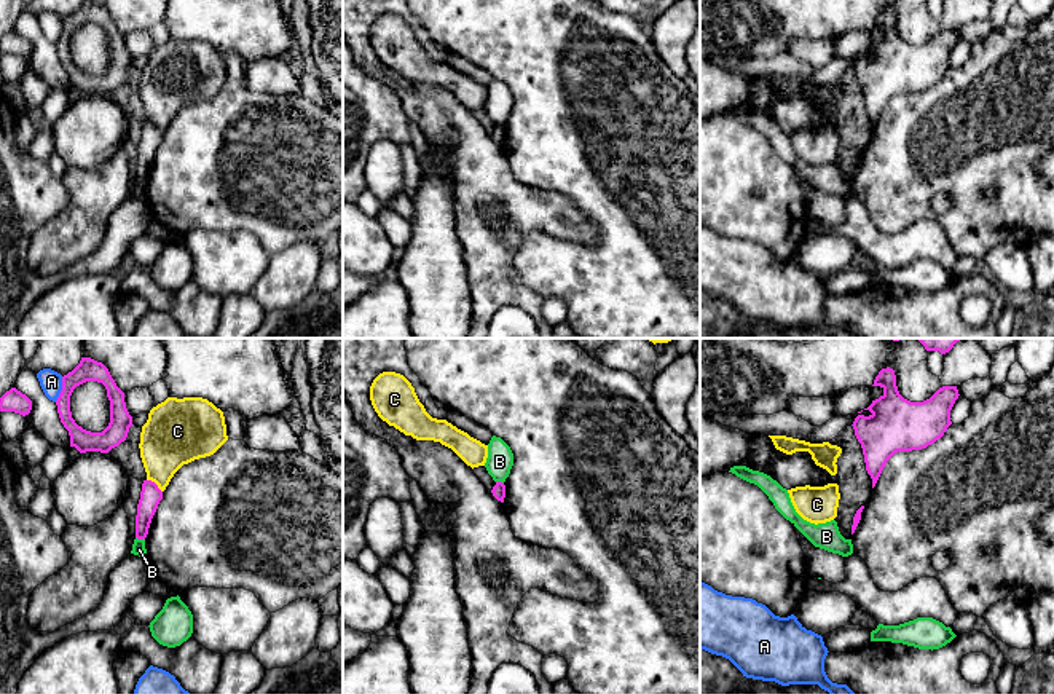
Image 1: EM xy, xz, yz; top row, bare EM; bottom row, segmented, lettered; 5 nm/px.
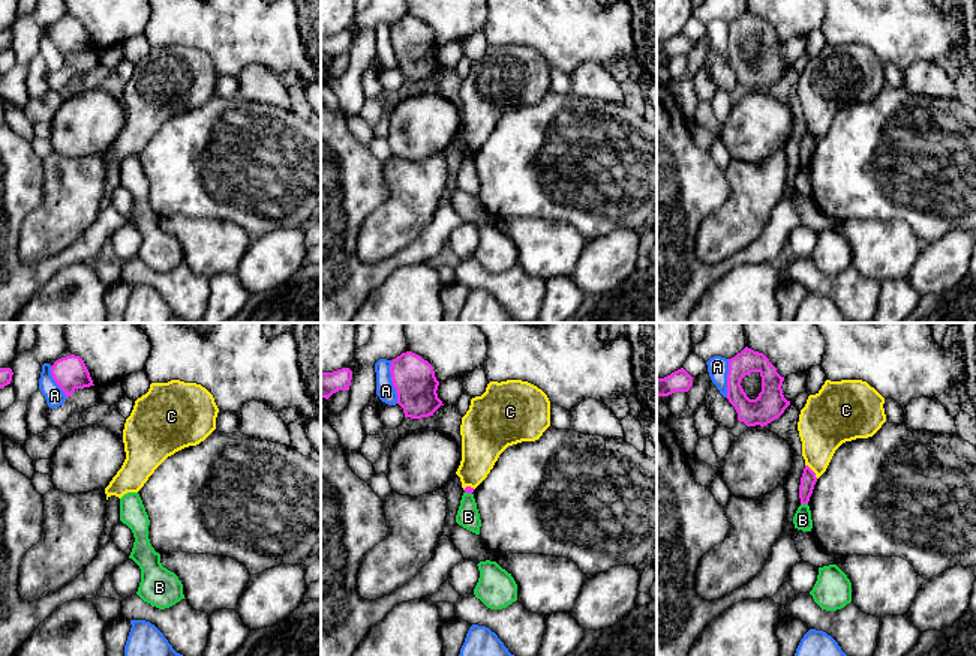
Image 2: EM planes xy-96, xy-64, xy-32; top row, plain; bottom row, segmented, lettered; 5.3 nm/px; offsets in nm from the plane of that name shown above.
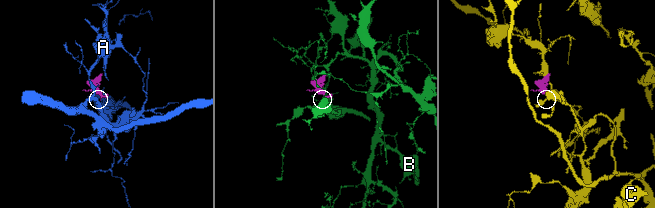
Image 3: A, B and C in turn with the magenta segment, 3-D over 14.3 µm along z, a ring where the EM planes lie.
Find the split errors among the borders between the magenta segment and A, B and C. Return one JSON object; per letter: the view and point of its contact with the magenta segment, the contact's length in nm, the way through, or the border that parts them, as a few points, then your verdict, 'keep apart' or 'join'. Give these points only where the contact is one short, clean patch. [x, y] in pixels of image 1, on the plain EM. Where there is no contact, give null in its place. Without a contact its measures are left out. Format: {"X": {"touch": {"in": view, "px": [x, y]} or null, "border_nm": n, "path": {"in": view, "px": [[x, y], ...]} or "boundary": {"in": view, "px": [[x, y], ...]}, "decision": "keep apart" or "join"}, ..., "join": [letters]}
{"A": {"touch": {"in": "xy", "px": [62, 32]}, "border_nm": 130, "decision": "keep apart"}, "B": {"touch": {"in": "xy", "px": [141, 181]}, "border_nm": 50, "boundary": {"in": "xy", "px": [[136, 179], [144, 182]]}, "decision": "keep apart"}, "C": {"touch": {"in": "xy", "px": [155, 126]}, "border_nm": 100, "decision": "keep apart"}, "join": []}

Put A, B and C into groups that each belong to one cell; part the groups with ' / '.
A / B / C

